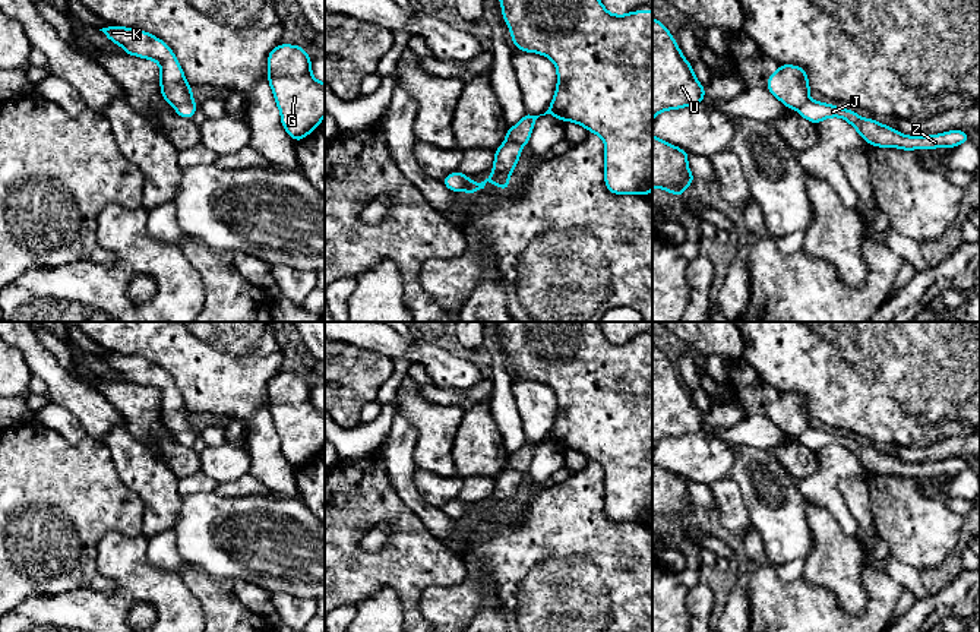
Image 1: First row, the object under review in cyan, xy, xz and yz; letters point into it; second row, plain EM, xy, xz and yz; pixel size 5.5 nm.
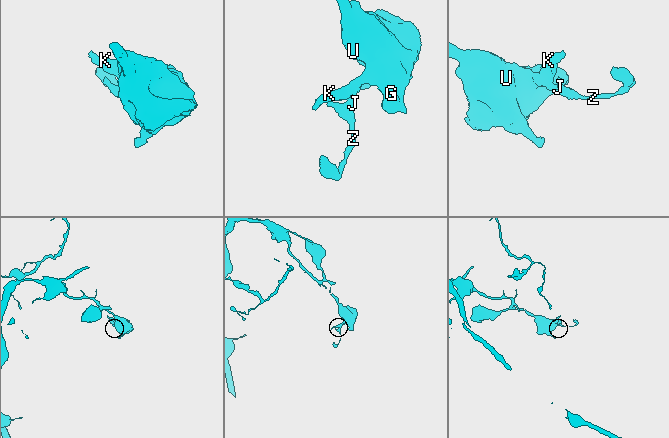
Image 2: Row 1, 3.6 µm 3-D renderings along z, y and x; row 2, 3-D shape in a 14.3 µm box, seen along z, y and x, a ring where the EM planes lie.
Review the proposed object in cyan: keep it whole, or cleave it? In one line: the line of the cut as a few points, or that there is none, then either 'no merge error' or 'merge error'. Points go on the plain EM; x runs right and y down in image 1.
cut xy (195, 433), (177, 432), (174, 435); merge error

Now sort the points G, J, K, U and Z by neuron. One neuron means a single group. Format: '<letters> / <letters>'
G K U / J Z

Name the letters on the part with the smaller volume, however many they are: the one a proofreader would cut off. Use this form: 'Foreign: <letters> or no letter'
Foreign: J, Z

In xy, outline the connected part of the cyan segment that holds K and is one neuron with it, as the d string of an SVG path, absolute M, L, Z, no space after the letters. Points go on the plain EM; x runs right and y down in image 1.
M108 353L102 357L107 366L123 375L126 382L154 388L161 395L161 424L171 433L190 432L196 434L192 424L192 413L184 408L184 399L178 392L171 375L162 367L135 356Z

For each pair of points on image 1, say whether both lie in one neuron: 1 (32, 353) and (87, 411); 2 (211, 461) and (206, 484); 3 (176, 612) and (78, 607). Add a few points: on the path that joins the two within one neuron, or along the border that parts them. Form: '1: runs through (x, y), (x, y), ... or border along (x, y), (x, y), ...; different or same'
1: runs through (47, 367), (75, 397); same
2: border along (201, 471), (217, 482); different
3: runs through (151, 594), (127, 594), (114, 607), (103, 607); same

